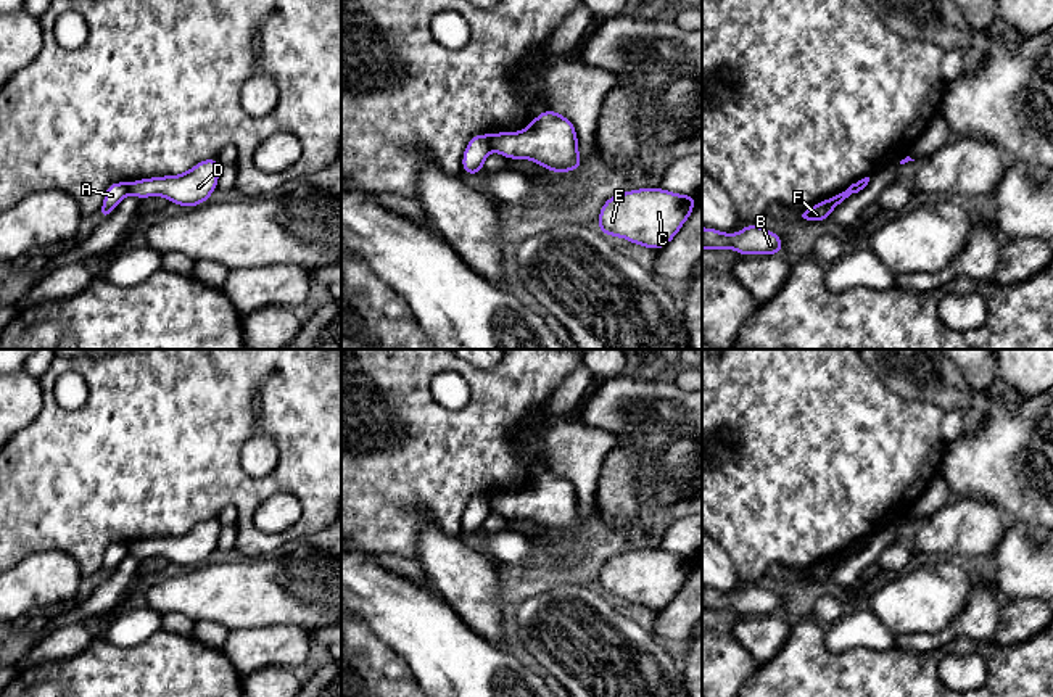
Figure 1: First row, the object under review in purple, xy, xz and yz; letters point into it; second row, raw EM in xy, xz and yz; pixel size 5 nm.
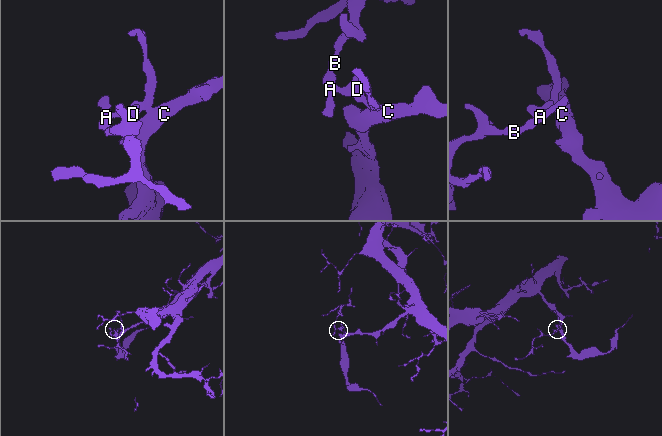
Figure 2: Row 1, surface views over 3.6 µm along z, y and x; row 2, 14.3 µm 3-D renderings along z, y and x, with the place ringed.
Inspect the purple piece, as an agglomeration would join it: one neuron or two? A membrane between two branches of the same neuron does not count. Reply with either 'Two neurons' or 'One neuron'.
Two neurons

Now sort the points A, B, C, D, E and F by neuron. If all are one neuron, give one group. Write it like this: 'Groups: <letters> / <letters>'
Groups: A B F / C D E

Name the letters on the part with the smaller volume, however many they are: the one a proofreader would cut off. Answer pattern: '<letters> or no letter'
A, B, F

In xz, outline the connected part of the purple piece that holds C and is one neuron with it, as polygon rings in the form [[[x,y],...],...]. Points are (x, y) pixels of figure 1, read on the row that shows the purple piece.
[[[638,188],[602,203],[597,229],[634,245],[659,251],[668,245],[692,214],[697,196],[657,188]]]

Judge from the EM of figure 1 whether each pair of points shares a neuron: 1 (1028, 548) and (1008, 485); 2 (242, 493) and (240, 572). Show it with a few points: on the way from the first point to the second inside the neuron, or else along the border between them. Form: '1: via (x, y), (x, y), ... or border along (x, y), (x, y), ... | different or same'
1: border along (1013, 522), (1036, 525) | different
2: border along (266, 556), (245, 559) | different

